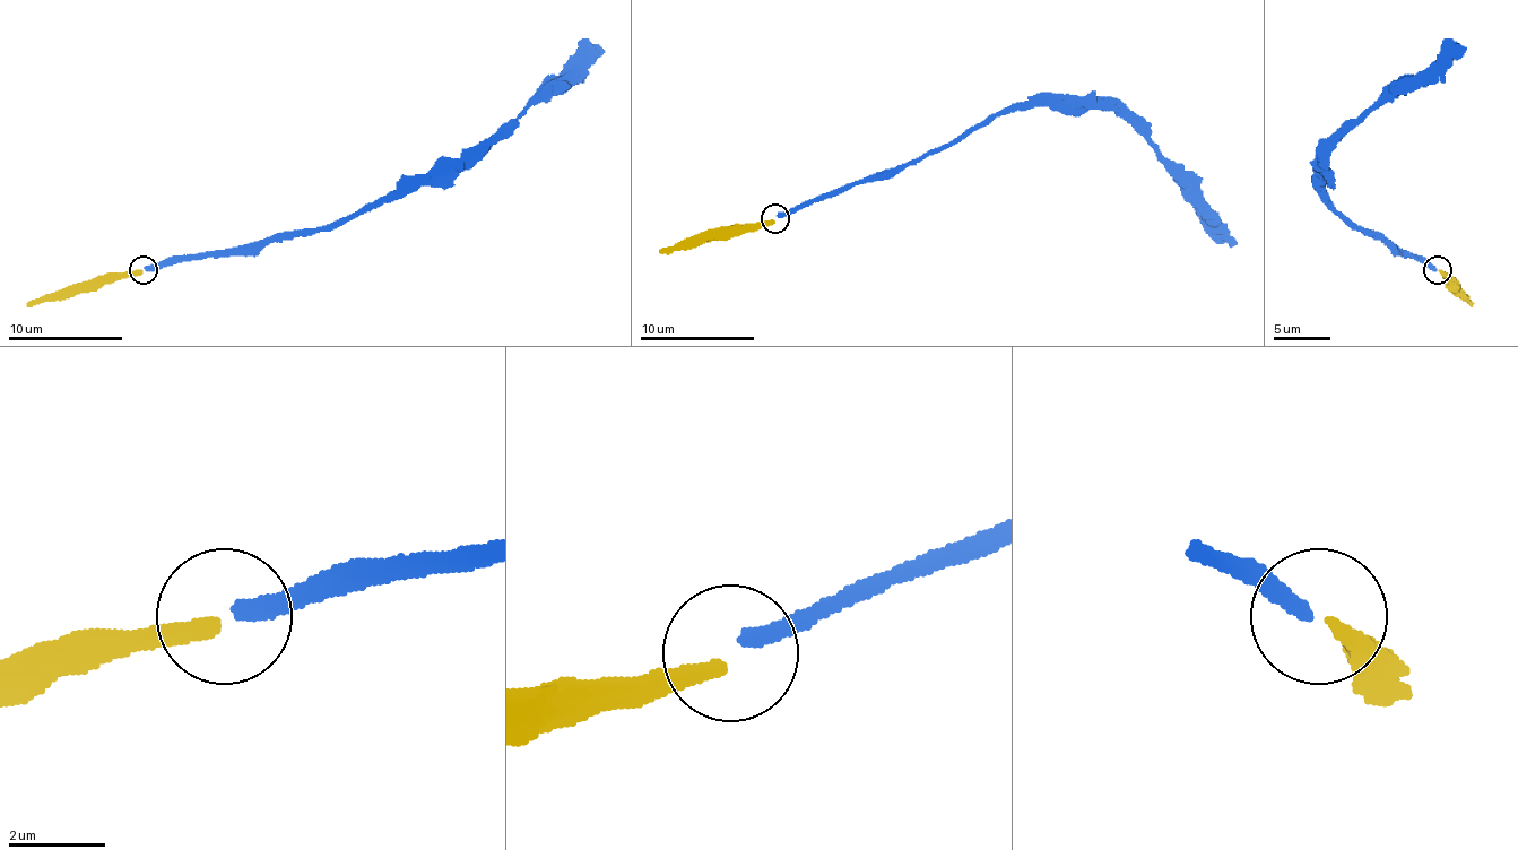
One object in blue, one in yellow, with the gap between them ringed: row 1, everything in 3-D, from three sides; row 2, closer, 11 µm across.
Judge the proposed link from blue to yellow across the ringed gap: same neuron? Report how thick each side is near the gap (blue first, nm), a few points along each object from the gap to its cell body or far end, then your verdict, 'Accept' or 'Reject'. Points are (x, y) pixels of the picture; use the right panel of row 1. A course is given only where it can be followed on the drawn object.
Thickness 320 nm (blue) against 320 nm. Course of blue: (1437, 269), (1402, 256), (1382, 239), (1356, 230), (1325, 198), (1325, 153), (1365, 112), (1431, 78), (1465, 46). Course of yellow: (1439, 269), (1471, 306). Accept

